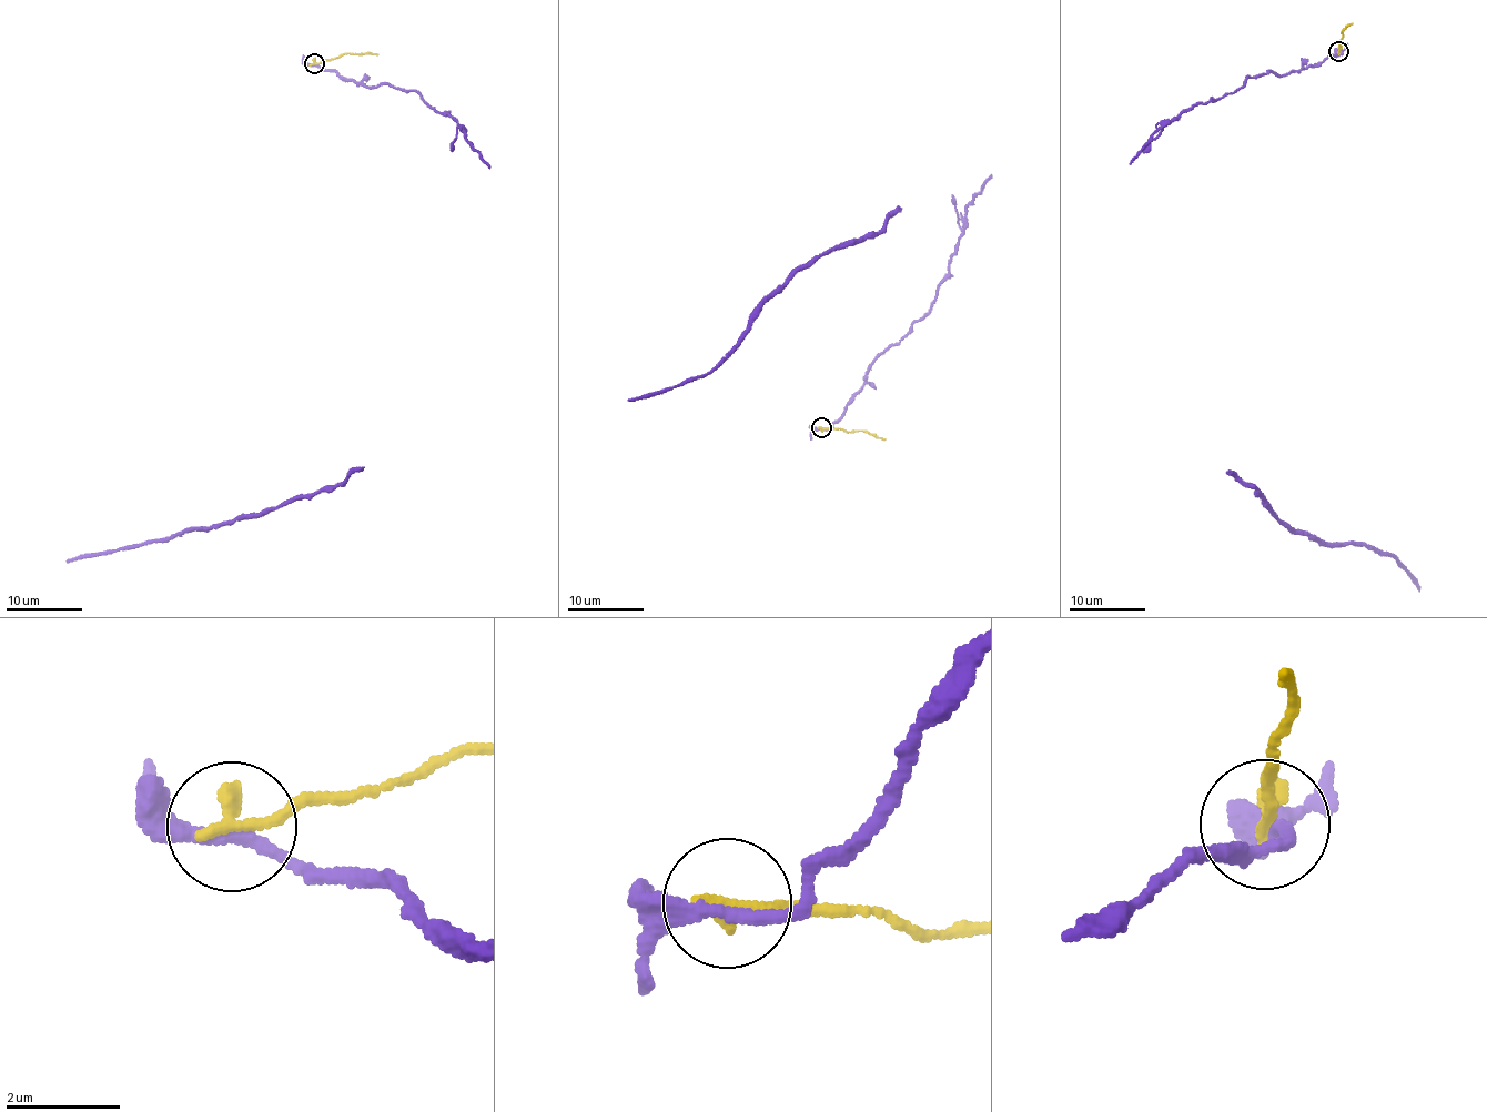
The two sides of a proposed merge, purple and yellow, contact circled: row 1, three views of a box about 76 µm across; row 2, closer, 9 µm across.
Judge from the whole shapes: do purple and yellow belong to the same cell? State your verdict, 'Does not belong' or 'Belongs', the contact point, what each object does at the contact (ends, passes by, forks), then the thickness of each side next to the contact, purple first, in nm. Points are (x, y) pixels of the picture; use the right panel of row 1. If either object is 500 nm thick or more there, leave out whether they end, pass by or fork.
Does not belong. Place: (1338, 51). At the ring purple passes by. At the ring yellow ends. Thickness 240 nm (purple) against 320 nm

